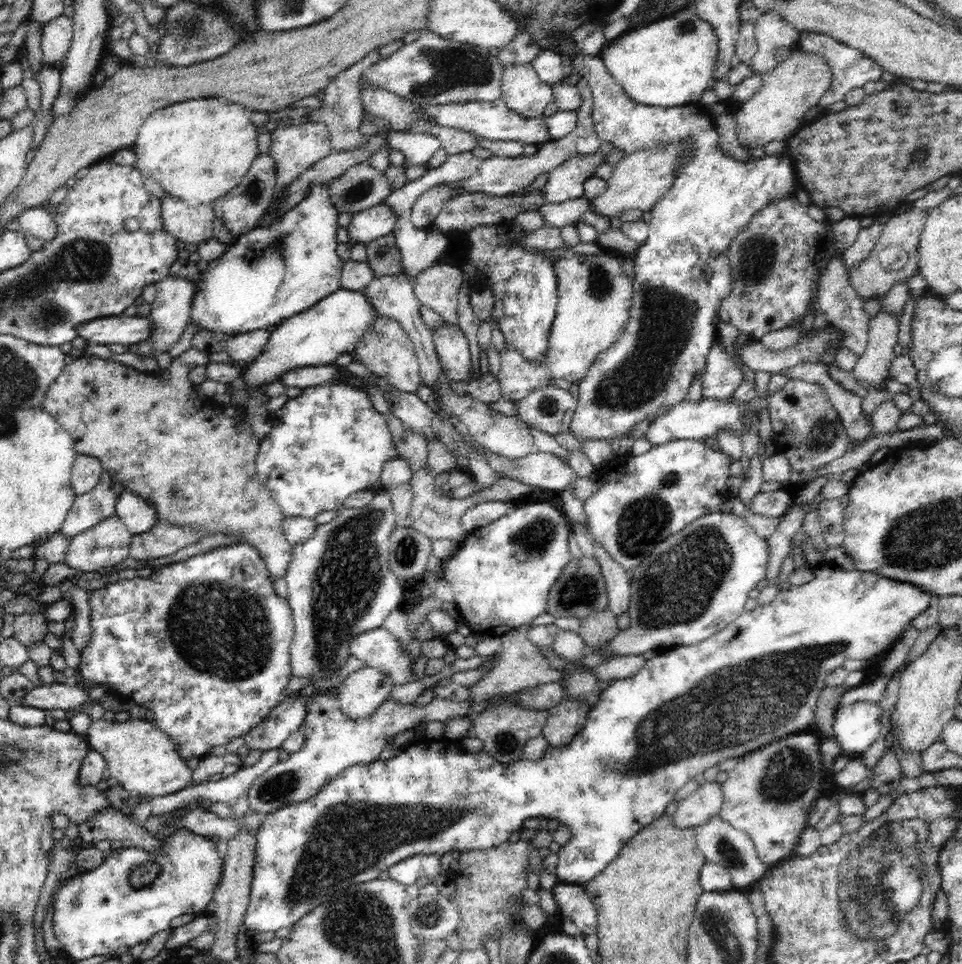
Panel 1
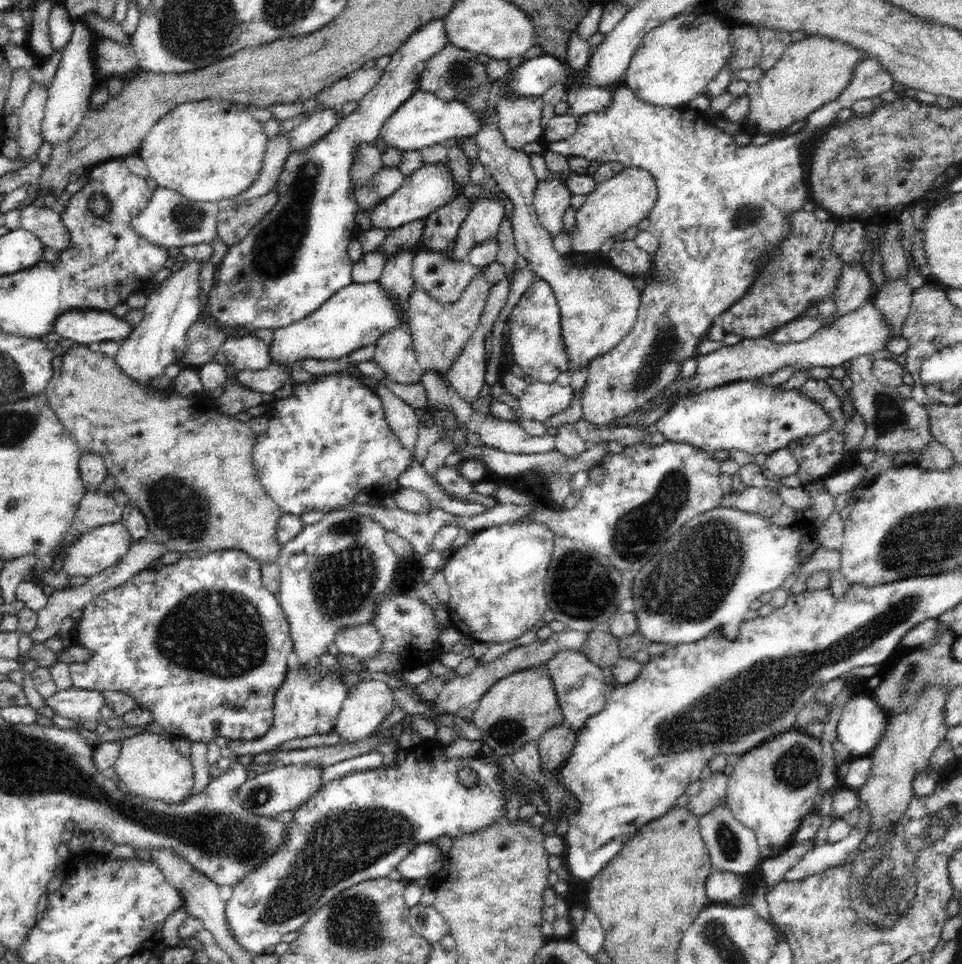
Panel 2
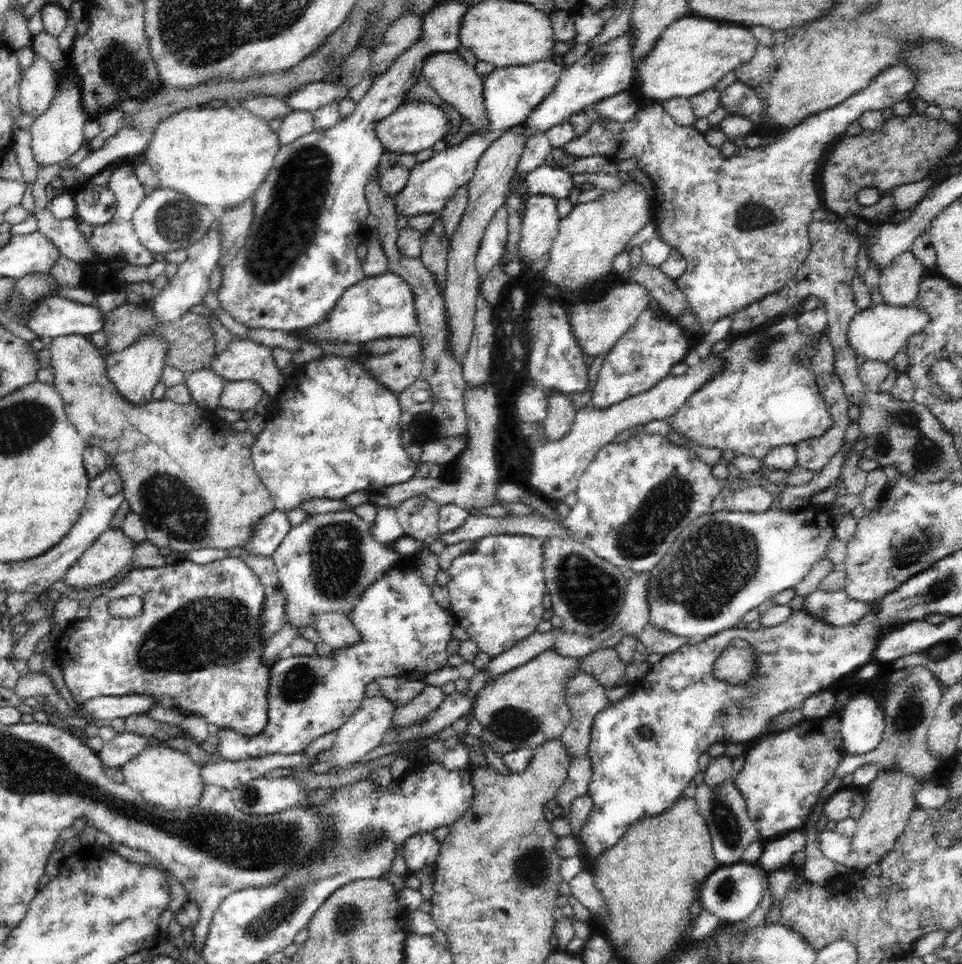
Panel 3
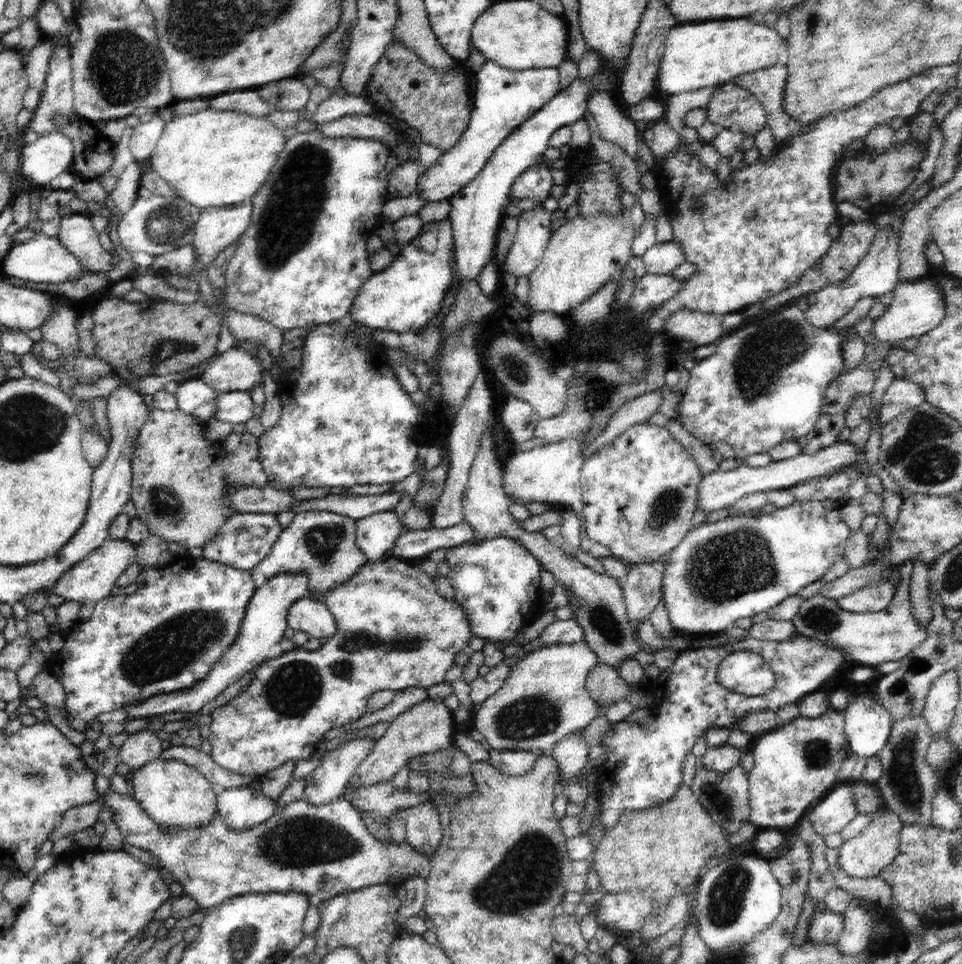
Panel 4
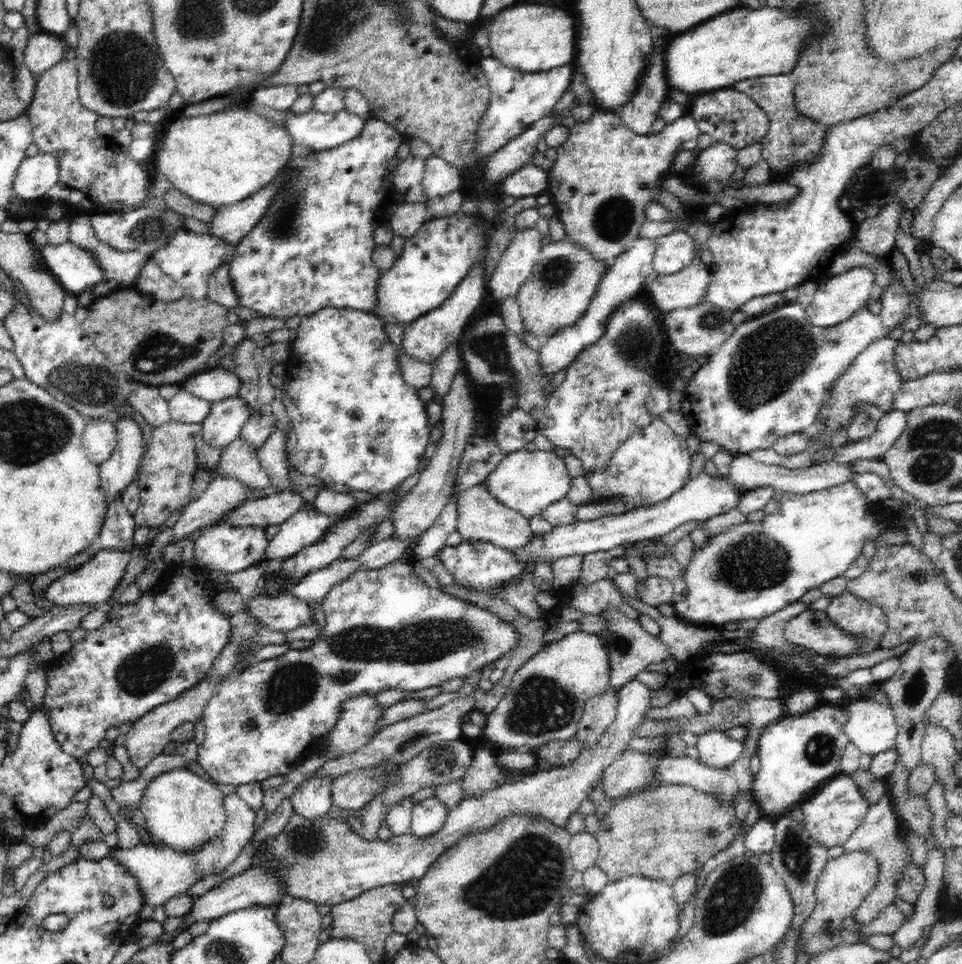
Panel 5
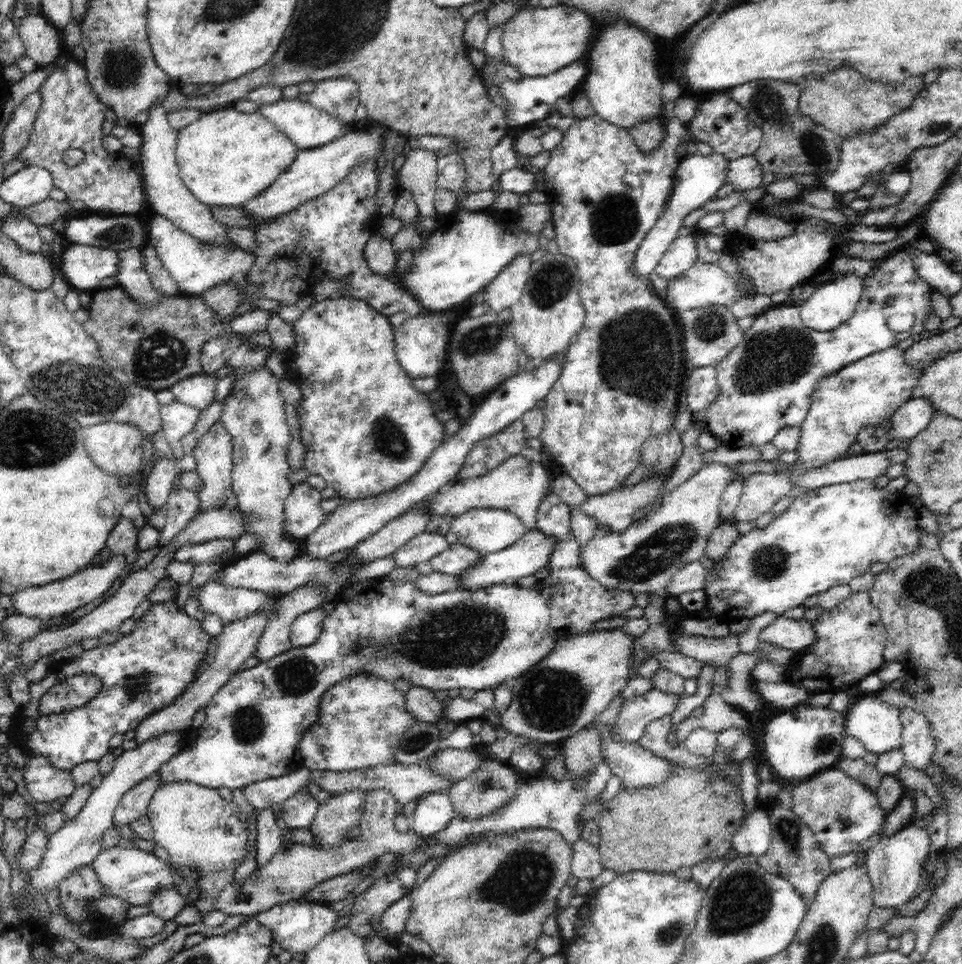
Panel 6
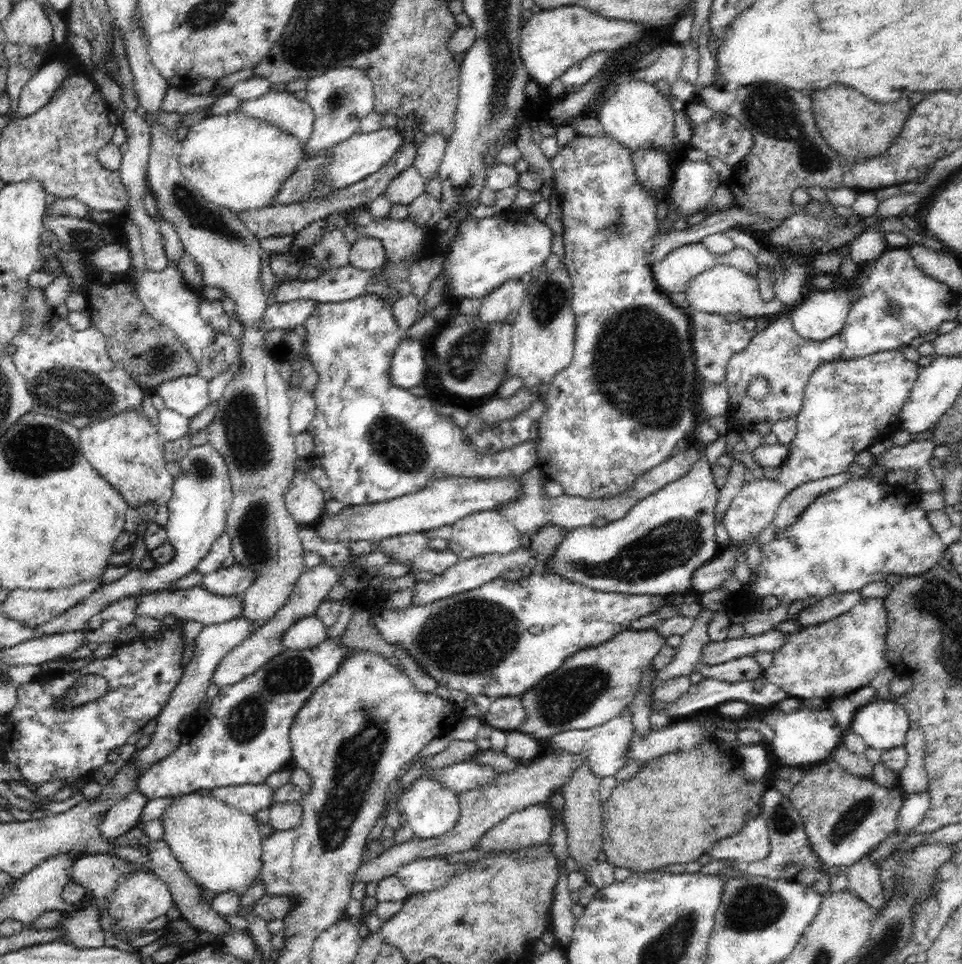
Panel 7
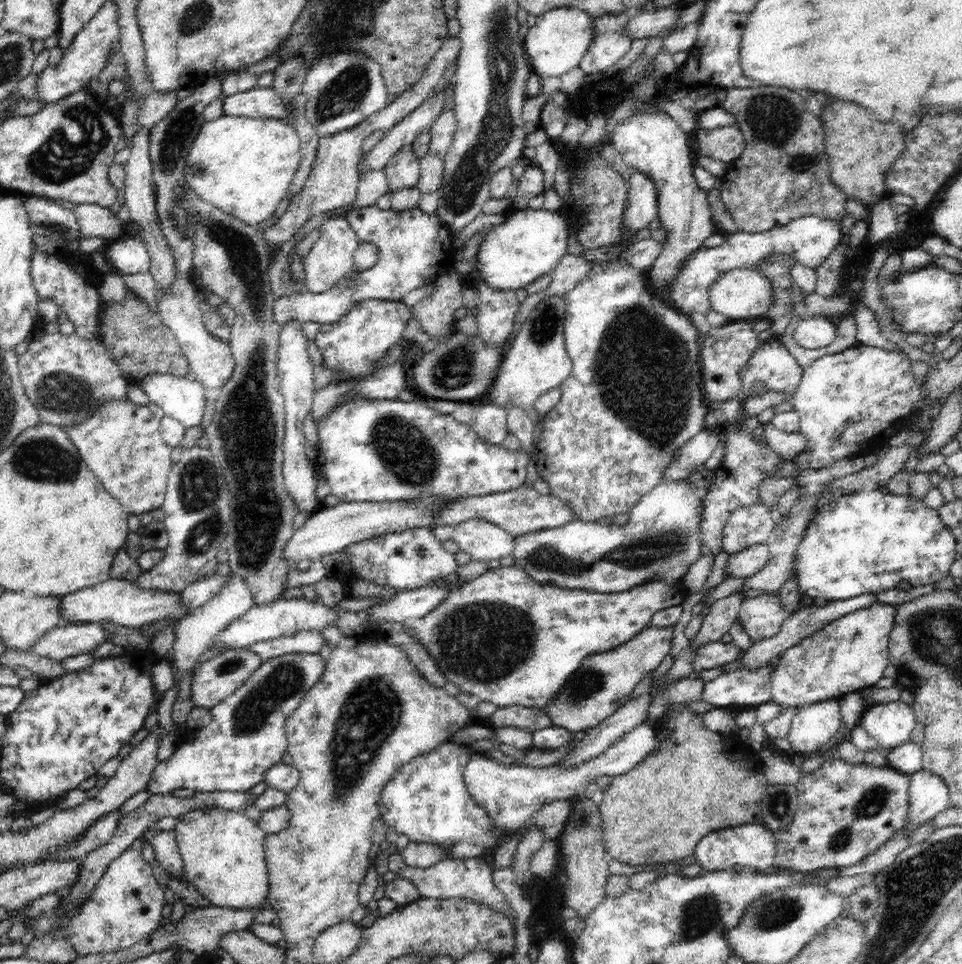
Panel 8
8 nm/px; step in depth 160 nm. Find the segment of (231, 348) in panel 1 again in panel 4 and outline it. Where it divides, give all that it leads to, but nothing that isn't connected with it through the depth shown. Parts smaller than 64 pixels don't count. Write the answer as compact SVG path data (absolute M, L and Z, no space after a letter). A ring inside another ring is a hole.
M234 347L207 364L200 378L218 394L222 394L263 386L263 372L266 373L266 369L256 356Z

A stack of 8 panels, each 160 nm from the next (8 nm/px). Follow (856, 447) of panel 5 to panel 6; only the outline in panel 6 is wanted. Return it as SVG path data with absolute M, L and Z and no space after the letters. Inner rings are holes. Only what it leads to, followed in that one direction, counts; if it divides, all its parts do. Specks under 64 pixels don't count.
M910 397L890 418L892 424L890 430L887 432L889 437L889 443L894 441L908 441L918 436L920 432L923 432L932 422L934 414L938 410L932 405L932 401L928 397Z

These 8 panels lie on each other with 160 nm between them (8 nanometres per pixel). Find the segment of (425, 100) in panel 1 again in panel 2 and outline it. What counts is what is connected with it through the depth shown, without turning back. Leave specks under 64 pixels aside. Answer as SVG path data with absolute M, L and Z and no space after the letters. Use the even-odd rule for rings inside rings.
M446 44L438 54L434 54L422 74L418 76L418 84L416 88L418 92L432 92L438 98L448 101L459 101L468 96L470 90L476 90L478 85L484 81L491 81L486 73L486 65L480 63L476 56L469 50L462 50L451 45ZM375 66L369 69L358 68L322 90L313 99L317 100L318 104L327 106L343 105L347 102L359 103L372 90L382 73L383 70L376 69Z

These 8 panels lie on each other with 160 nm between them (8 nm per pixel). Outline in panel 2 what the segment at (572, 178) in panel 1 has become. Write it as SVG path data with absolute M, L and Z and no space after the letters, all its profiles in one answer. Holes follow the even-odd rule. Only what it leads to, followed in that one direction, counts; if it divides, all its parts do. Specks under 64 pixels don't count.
M555 173L552 178L538 182L533 205L540 224L552 235L563 229L563 216L570 207L573 194L566 188L565 176Z

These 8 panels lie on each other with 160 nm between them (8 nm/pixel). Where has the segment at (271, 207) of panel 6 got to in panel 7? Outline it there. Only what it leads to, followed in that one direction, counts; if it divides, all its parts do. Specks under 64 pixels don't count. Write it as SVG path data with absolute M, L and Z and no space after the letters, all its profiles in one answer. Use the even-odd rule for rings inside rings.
M382 127L376 132L357 132L352 134L348 140L338 142L338 144L318 152L316 156L307 158L303 154L296 172L284 182L284 186L276 194L274 204L289 205L300 203L306 195L309 195L309 192L313 189L313 184L320 179L322 179L324 185L330 185L332 190L338 190L355 182L360 182L360 180L380 170L400 150L400 146L404 143L404 131L400 131L396 127Z

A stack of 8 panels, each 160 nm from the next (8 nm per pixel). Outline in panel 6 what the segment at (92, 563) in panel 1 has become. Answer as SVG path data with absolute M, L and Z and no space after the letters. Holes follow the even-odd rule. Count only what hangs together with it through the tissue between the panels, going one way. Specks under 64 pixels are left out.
M113 555L107 562L98 566L88 566L72 577L64 578L48 585L21 589L11 596L11 605L21 615L39 618L43 621L53 616L64 617L80 608L80 606L84 606L84 604L88 604L88 602L92 602L98 596L104 594L126 567L126 555Z

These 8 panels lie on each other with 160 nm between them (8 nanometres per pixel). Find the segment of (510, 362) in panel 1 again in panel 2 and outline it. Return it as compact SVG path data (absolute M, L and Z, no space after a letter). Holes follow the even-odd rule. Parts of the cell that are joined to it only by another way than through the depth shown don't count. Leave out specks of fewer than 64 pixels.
M484 81L481 85L476 87L476 90L470 90L468 96L458 102L471 108L477 116L479 116L481 122L483 122L480 130L474 136L478 145L478 160L485 166L487 173L495 181L498 190L504 192L513 204L513 213L510 221L515 236L516 254L525 256L527 265L535 274L534 278L537 277L545 280L553 288L559 310L561 311L564 350L569 354L571 365L570 374L573 374L581 368L588 367L589 363L597 357L600 357L601 354L612 351L631 332L636 323L641 306L641 294L638 291L639 288L632 283L631 277L628 277L614 266L609 267L608 265L598 265L594 264L594 262L588 262L583 267L576 269L573 268L570 261L570 258L573 256L567 253L560 254L553 247L552 235L540 224L533 205L535 190L539 180L534 174L530 157L526 152L518 152L505 144L505 138L494 122L494 115L492 115L490 109L488 109L492 84L493 81Z

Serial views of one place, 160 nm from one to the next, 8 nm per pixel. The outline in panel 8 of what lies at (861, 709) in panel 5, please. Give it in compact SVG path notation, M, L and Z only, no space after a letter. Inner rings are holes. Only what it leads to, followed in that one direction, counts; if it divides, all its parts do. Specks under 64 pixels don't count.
M901 701L872 704L858 720L880 749L893 749L910 741L910 734L917 723L914 709Z

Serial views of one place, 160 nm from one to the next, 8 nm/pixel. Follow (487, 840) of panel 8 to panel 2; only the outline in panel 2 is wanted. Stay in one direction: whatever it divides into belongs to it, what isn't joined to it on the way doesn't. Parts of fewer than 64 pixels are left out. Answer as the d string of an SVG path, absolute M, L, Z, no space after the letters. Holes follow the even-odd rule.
M433 843L418 844L397 866L403 880L413 882L418 878L430 878L441 868L445 855Z

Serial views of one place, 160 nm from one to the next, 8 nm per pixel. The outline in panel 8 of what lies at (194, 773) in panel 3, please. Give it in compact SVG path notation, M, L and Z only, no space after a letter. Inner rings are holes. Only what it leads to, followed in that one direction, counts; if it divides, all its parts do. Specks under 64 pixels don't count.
M215 807L194 810L176 819L174 832L185 880L209 900L212 907L250 911L267 902L270 879L264 840L268 835L258 822L244 813Z

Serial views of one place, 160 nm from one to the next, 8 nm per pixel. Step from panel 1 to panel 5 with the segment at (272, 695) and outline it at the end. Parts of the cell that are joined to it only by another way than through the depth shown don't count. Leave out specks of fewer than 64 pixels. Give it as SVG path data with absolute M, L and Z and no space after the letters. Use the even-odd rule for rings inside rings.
M189 563L172 565L138 602L123 604L119 619L108 619L101 629L87 631L82 642L72 643L54 668L47 670L47 689L42 700L54 740L61 750L82 758L100 744L108 728L136 722L156 706L178 698L209 673L216 657L228 644L234 619L215 608L213 598L218 586L206 569Z

